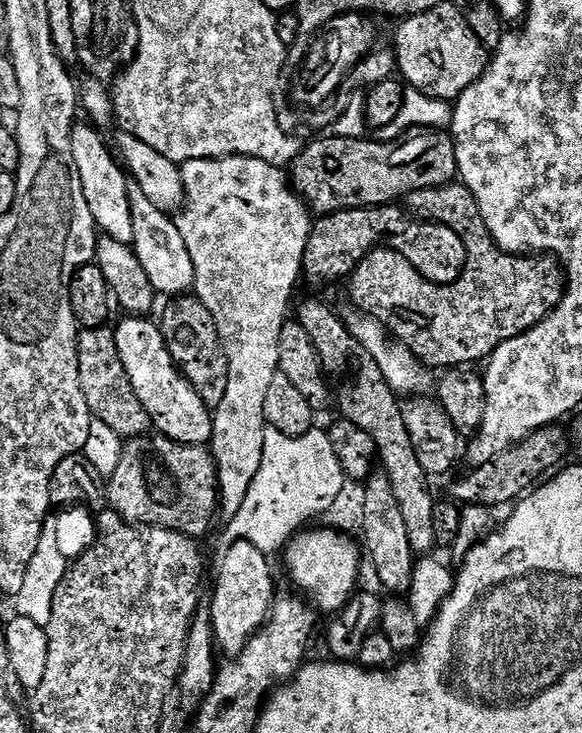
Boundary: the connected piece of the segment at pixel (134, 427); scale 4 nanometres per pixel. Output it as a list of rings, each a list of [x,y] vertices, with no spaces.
[[[108,326],[81,329],[77,333],[79,386],[85,395],[93,419],[109,426],[121,440],[147,435],[152,429],[152,419],[134,393],[125,366],[118,355],[115,331]]]

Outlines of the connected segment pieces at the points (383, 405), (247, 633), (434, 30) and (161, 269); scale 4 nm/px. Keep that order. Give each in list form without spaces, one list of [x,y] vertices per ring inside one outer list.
[[[304,300],[294,308],[295,319],[306,330],[310,342],[314,342],[320,356],[321,369],[334,389],[334,404],[340,407],[339,415],[354,422],[361,430],[366,430],[374,438],[382,471],[390,478],[398,506],[402,509],[402,519],[410,533],[410,546],[417,554],[431,553],[437,547],[434,534],[434,508],[437,501],[432,498],[429,474],[418,462],[416,448],[410,440],[410,433],[403,422],[401,401],[382,376],[382,371],[366,347],[347,328],[341,313],[332,312],[328,304],[320,300]]]
[[[238,541],[230,548],[229,553],[222,559],[219,563],[220,566],[220,577],[216,580],[216,593],[212,596],[212,601],[210,601],[210,607],[212,609],[212,634],[215,640],[215,643],[218,645],[219,651],[220,648],[225,652],[225,657],[235,658],[240,655],[240,652],[243,648],[248,644],[248,639],[252,636],[255,636],[257,632],[260,631],[261,628],[264,627],[265,624],[268,623],[269,615],[272,611],[272,605],[274,601],[277,599],[278,591],[276,592],[276,584],[272,581],[272,568],[268,565],[270,562],[269,557],[264,555],[262,550],[258,550],[257,546],[252,546],[250,542],[246,541]]]
[[[441,2],[417,16],[399,21],[396,28],[396,67],[409,89],[426,94],[431,100],[455,102],[488,69],[489,49],[478,42],[470,22],[451,2]]]
[[[129,181],[127,200],[130,202],[131,221],[134,238],[131,247],[148,276],[149,284],[159,295],[176,297],[185,295],[195,287],[194,264],[190,260],[190,252],[186,249],[185,239],[176,226],[175,219],[154,206],[150,198],[146,198],[142,188],[135,181]]]

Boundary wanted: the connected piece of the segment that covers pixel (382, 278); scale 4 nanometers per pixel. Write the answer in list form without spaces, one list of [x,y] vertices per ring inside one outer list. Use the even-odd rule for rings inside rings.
[[[463,182],[411,192],[406,198],[406,204],[419,219],[450,226],[450,230],[462,238],[468,255],[463,274],[452,284],[432,284],[423,280],[418,270],[414,270],[414,266],[410,266],[410,262],[406,262],[400,252],[381,246],[366,254],[366,258],[362,258],[362,262],[352,271],[352,300],[360,312],[383,324],[389,335],[412,351],[428,369],[451,370],[461,366],[476,366],[479,360],[480,363],[487,361],[492,351],[502,346],[502,342],[528,332],[560,304],[566,287],[566,277],[560,261],[541,258],[536,254],[504,252],[486,230],[478,202]]]

